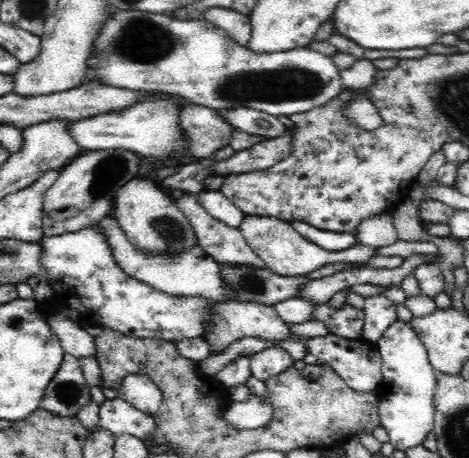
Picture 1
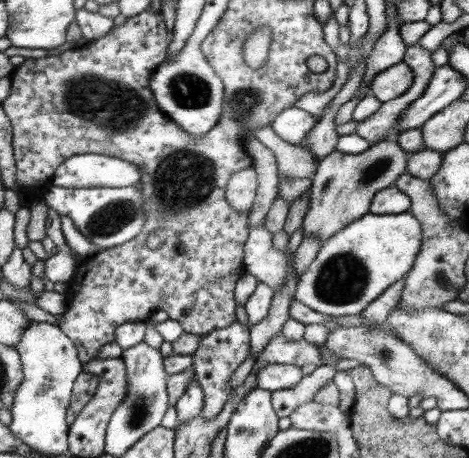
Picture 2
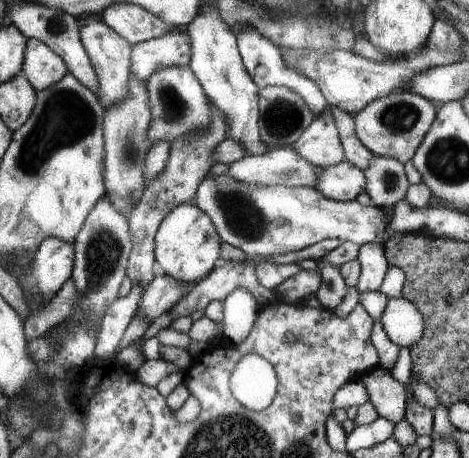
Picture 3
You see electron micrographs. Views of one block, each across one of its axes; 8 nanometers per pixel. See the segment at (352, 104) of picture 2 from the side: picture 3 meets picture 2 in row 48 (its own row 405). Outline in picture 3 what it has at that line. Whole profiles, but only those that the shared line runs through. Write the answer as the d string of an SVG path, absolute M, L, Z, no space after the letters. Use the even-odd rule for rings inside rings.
M381 366L373 372L369 372L367 376L363 376L361 382L365 384L367 394L369 394L367 402L373 404L379 418L389 420L391 424L397 424L399 420L403 420L405 408L407 408L407 398L409 398L407 386L393 380L389 376L389 372L385 372Z

